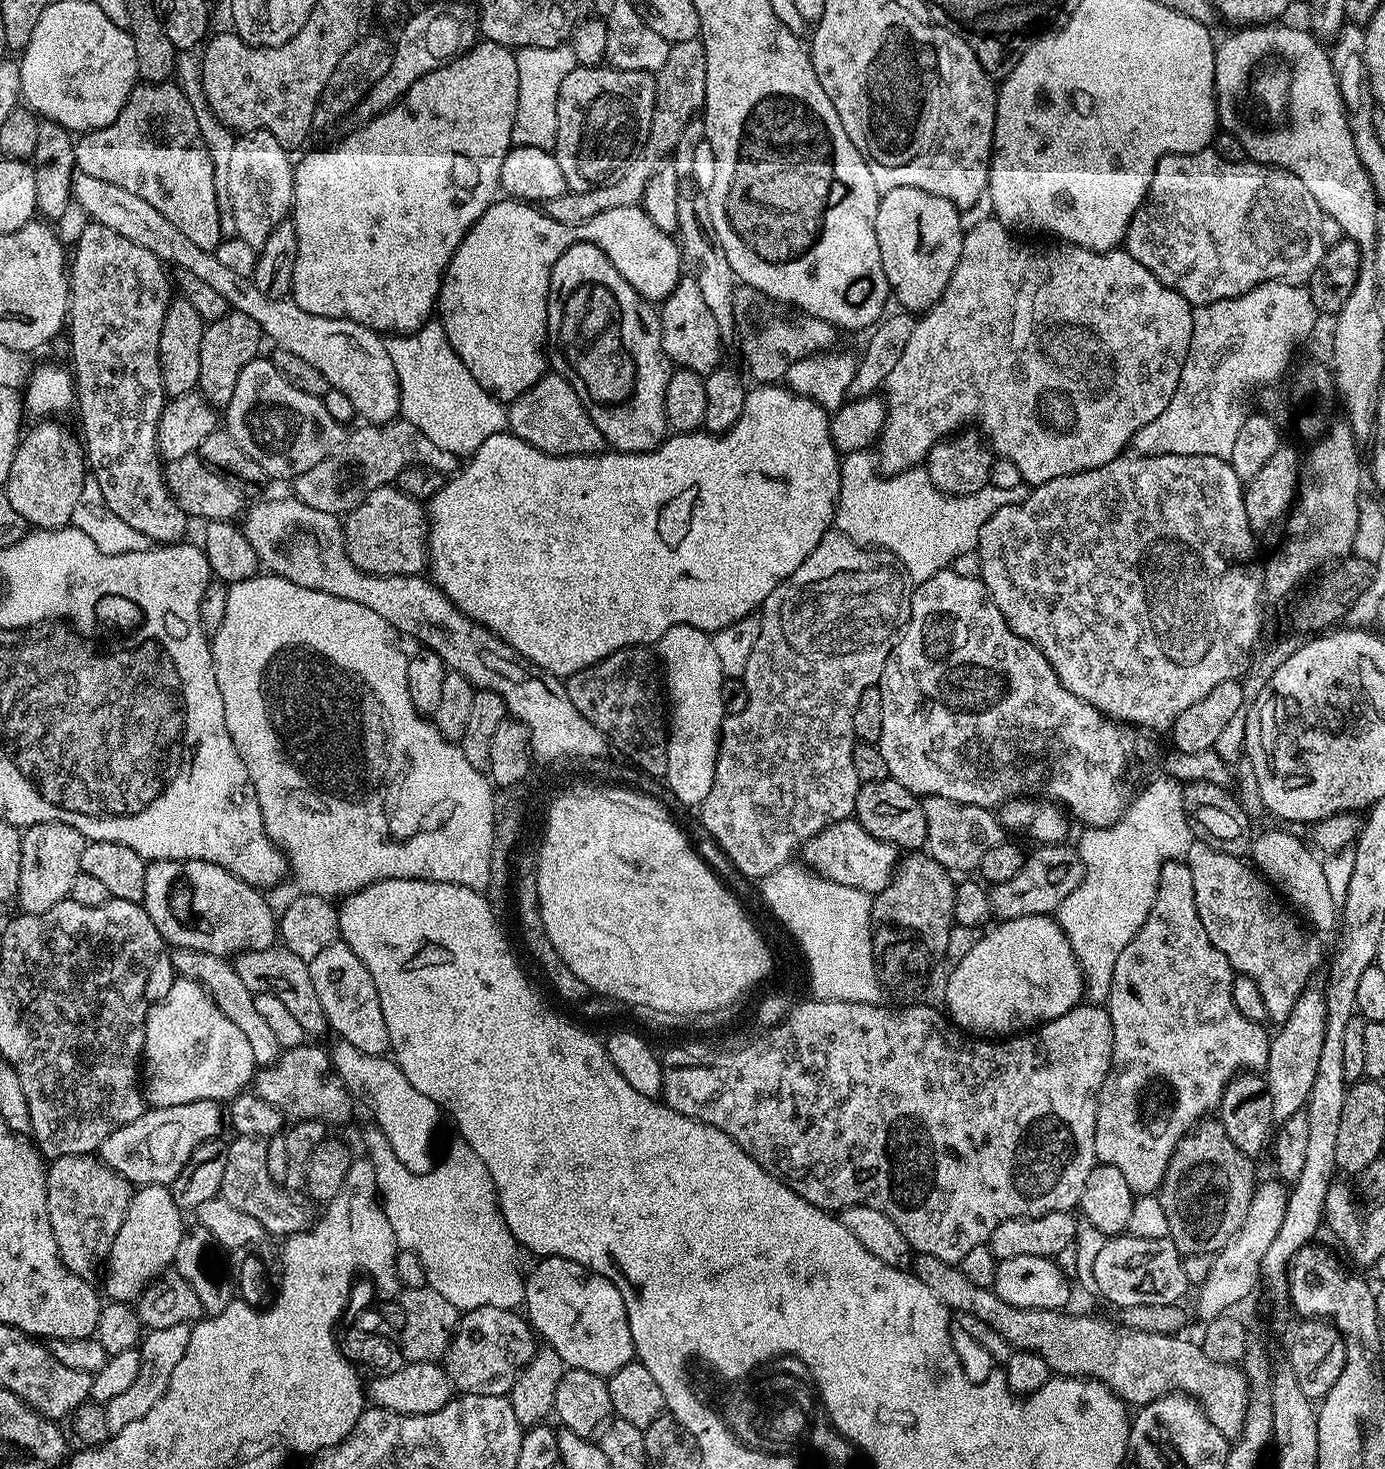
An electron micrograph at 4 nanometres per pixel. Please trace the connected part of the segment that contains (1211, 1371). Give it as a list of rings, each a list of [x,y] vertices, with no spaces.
[[[919,1254],[915,1260],[914,1275],[923,1284],[930,1286],[934,1298],[941,1300],[953,1313],[972,1314],[982,1318],[982,1322],[986,1322],[986,1326],[994,1326],[994,1330],[998,1330],[998,1334],[1002,1334],[1002,1338],[1006,1338],[1013,1349],[1038,1354],[1038,1358],[1046,1362],[1049,1373],[1102,1382],[1128,1406],[1155,1404],[1158,1398],[1173,1394],[1187,1396],[1198,1402],[1199,1411],[1206,1413],[1210,1422],[1218,1426],[1221,1436],[1235,1442],[1242,1434],[1249,1400],[1248,1380],[1235,1364],[1210,1362],[1210,1358],[1206,1358],[1195,1339],[1183,1340],[1183,1335],[1166,1332],[1143,1332],[1120,1322],[1111,1324],[1100,1316],[1075,1316],[1072,1310],[1030,1310],[1010,1306],[1010,1302],[1002,1302],[1002,1298],[998,1298],[998,1294],[991,1288],[983,1288],[970,1282],[970,1278],[966,1278],[966,1274],[962,1274],[957,1265],[942,1262],[930,1254]]]

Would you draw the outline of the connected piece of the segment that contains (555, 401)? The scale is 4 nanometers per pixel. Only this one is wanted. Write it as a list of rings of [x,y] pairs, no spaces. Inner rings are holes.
[[[549,371],[506,408],[507,431],[551,456],[594,456],[605,451],[604,435],[590,418],[574,386],[559,372]]]

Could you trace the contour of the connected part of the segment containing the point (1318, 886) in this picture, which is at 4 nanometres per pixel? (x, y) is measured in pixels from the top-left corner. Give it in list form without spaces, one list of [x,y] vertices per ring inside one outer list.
[[[1264,832],[1260,837],[1257,835],[1252,841],[1250,857],[1252,856],[1253,861],[1251,860],[1251,863],[1265,880],[1274,885],[1275,891],[1305,921],[1309,920],[1307,923],[1317,933],[1325,934],[1324,932],[1330,931],[1335,924],[1337,927],[1338,907],[1330,898],[1329,885],[1323,870],[1324,860],[1307,843],[1305,844],[1292,832]]]

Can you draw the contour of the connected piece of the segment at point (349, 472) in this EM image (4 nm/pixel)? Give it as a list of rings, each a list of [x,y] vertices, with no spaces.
[[[397,418],[389,424],[365,423],[357,432],[349,431],[346,439],[318,466],[310,466],[306,474],[298,474],[291,481],[295,499],[314,506],[314,510],[326,510],[326,514],[340,516],[356,509],[370,494],[370,490],[389,487],[396,476],[407,468],[429,468],[435,472],[452,474],[461,467],[461,457],[442,450],[442,446],[430,442],[418,426],[409,420]]]

